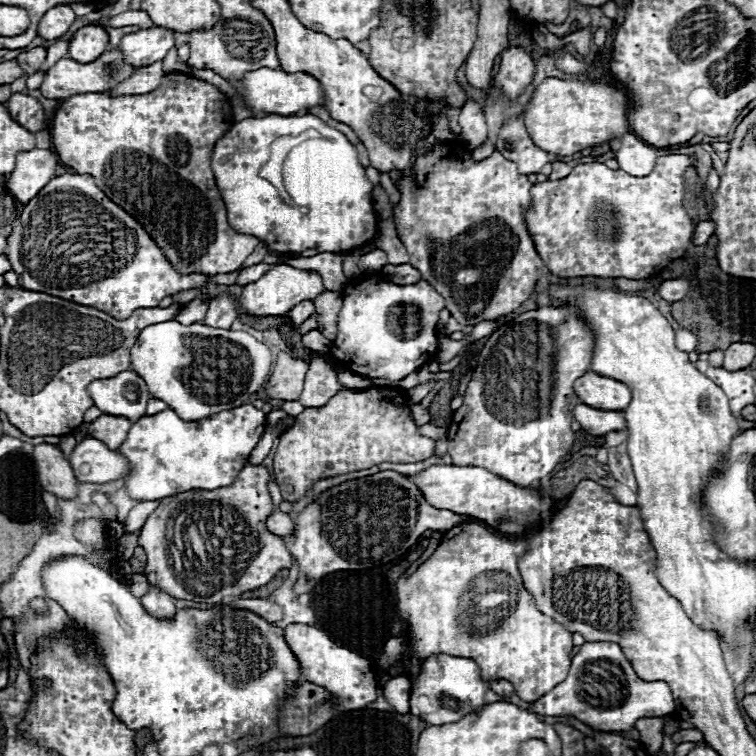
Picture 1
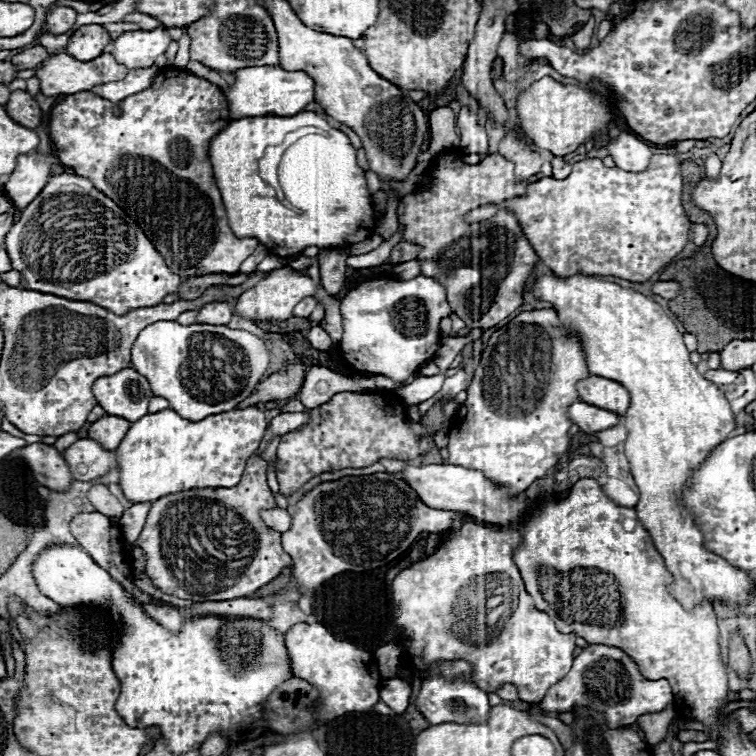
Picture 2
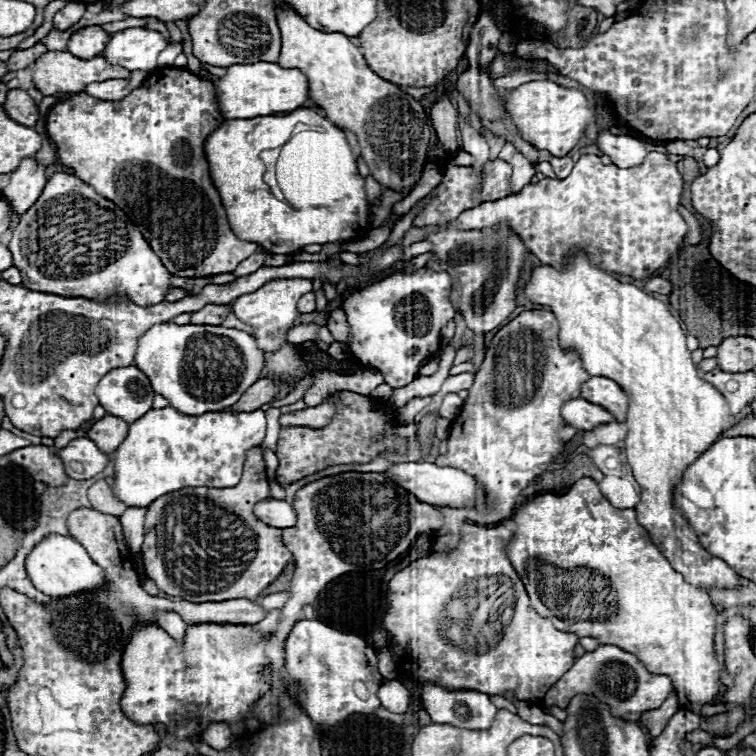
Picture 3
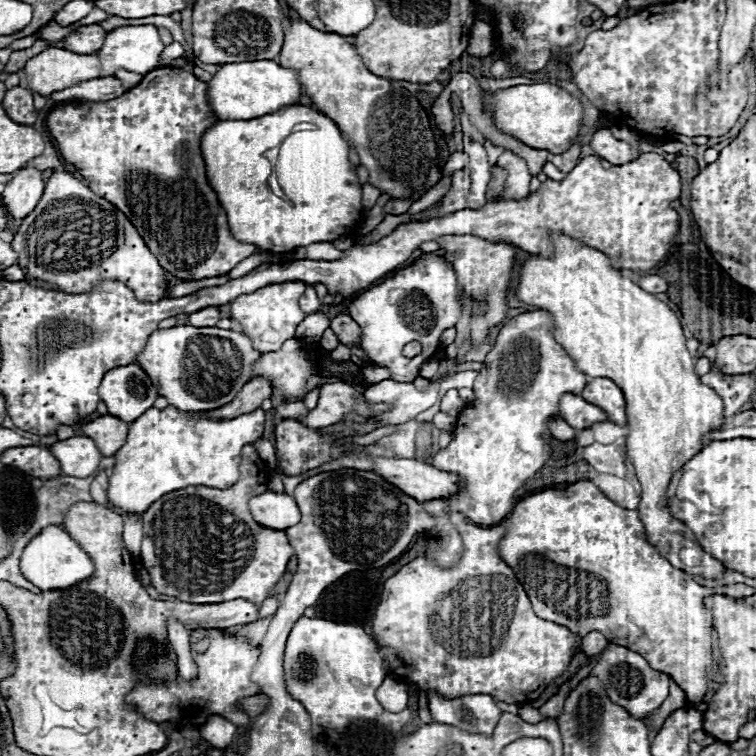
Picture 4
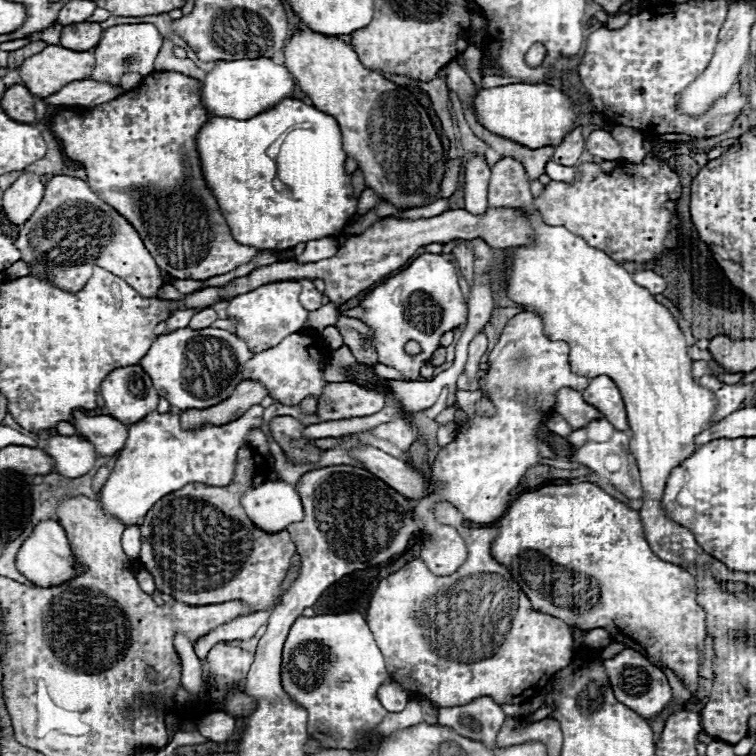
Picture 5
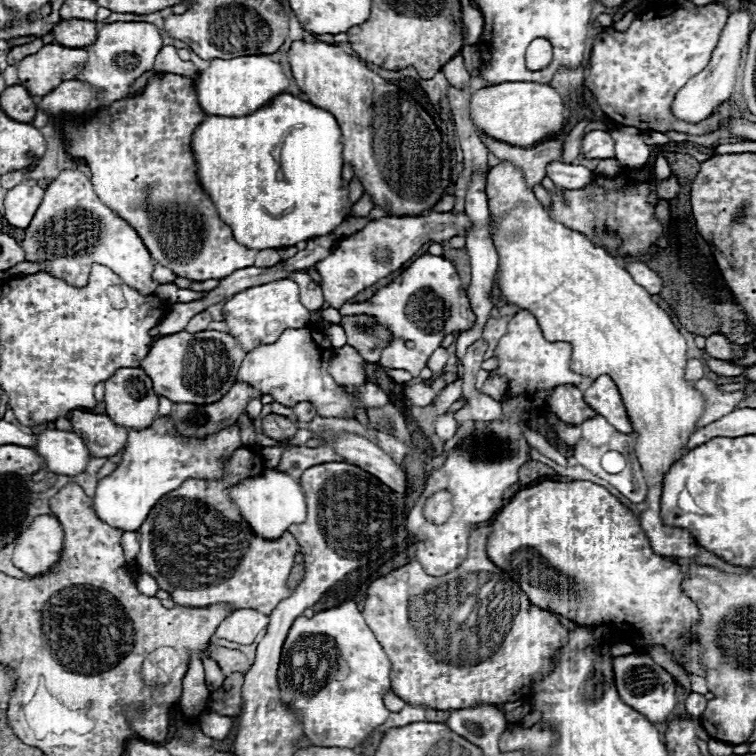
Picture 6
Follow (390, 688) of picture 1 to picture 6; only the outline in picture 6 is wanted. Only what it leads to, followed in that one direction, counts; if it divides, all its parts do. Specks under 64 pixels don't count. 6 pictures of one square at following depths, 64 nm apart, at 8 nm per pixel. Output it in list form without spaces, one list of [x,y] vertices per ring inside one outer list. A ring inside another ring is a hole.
[[[388,690],[388,692],[384,694],[384,704],[386,704],[386,708],[388,708],[390,712],[400,712],[400,710],[406,706],[406,702],[404,702],[400,696],[396,696],[392,690]]]

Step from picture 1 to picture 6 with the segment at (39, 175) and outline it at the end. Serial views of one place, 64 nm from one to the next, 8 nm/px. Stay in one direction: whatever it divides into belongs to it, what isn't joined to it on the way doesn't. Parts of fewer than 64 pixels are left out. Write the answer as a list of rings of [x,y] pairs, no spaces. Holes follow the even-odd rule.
[[[22,180],[18,186],[10,188],[4,198],[4,218],[16,228],[28,228],[36,208],[40,206],[44,188],[36,180]]]

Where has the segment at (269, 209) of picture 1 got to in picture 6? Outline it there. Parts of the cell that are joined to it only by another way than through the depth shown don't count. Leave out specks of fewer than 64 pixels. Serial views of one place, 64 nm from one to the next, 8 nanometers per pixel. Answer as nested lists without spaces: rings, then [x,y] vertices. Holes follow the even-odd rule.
[[[282,94],[276,100],[272,100],[272,104],[262,106],[258,112],[250,114],[250,116],[242,116],[242,118],[228,118],[228,116],[208,116],[194,132],[194,140],[192,140],[192,148],[194,148],[194,158],[198,164],[198,178],[202,188],[206,188],[206,192],[210,194],[210,198],[214,200],[220,218],[232,228],[234,238],[238,244],[246,246],[246,248],[254,248],[254,250],[266,250],[266,248],[282,248],[282,246],[294,246],[302,240],[310,240],[316,236],[326,236],[330,232],[334,232],[348,216],[350,216],[350,200],[348,200],[348,184],[342,180],[342,140],[340,140],[340,128],[334,120],[332,114],[296,98],[290,94]],[[280,146],[280,154],[272,154],[272,148]]]

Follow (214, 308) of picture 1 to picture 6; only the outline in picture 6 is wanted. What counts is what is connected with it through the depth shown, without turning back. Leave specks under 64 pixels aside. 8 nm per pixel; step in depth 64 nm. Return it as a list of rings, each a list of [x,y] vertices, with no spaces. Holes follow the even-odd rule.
[[[204,310],[204,312],[200,312],[198,316],[194,316],[194,318],[190,320],[190,324],[186,326],[186,330],[188,330],[188,332],[192,332],[192,334],[194,334],[194,332],[202,332],[202,330],[206,330],[206,328],[208,328],[208,324],[210,324],[210,322],[212,322],[212,316]]]

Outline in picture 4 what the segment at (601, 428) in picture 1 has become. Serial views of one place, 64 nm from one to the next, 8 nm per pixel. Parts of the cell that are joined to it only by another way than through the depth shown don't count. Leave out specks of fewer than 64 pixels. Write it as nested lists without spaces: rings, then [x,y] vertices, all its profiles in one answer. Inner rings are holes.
[[[574,394],[562,396],[560,416],[576,430],[586,430],[596,422],[610,420],[608,414],[602,408],[598,408],[598,406],[586,402],[586,400],[582,400],[580,396],[574,396]]]

